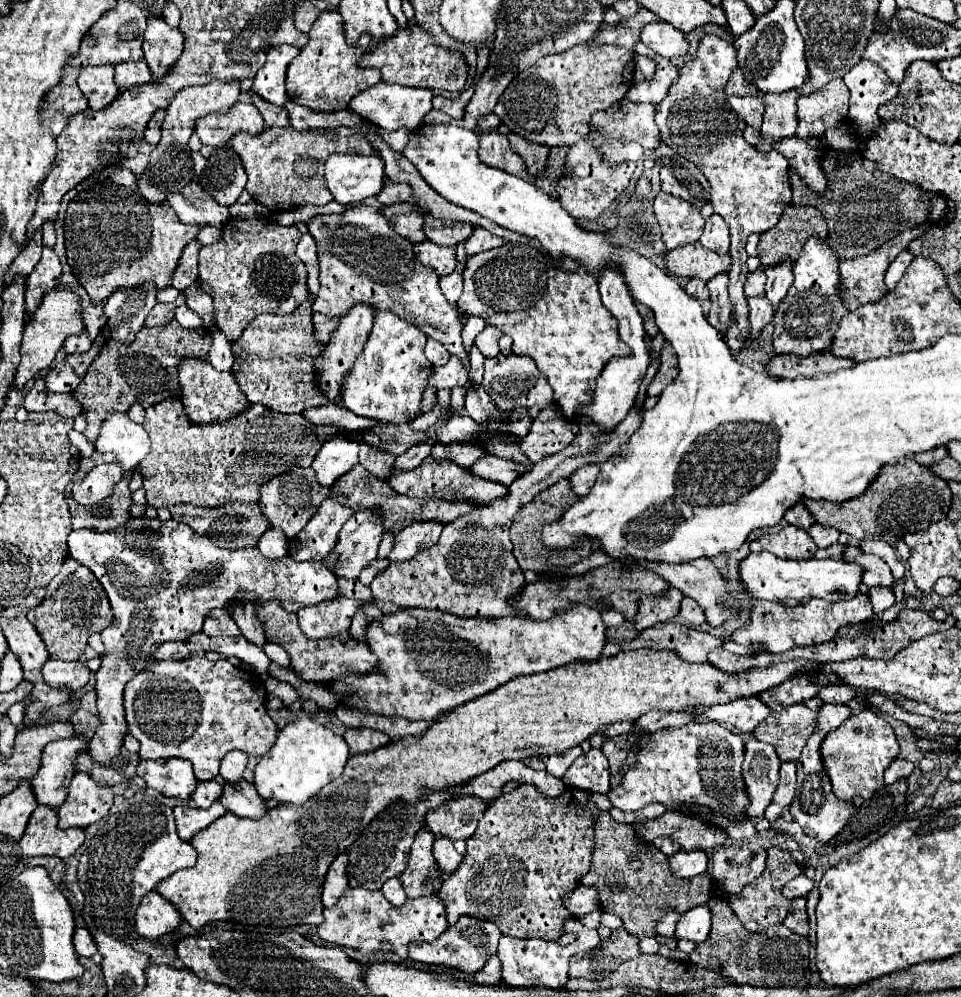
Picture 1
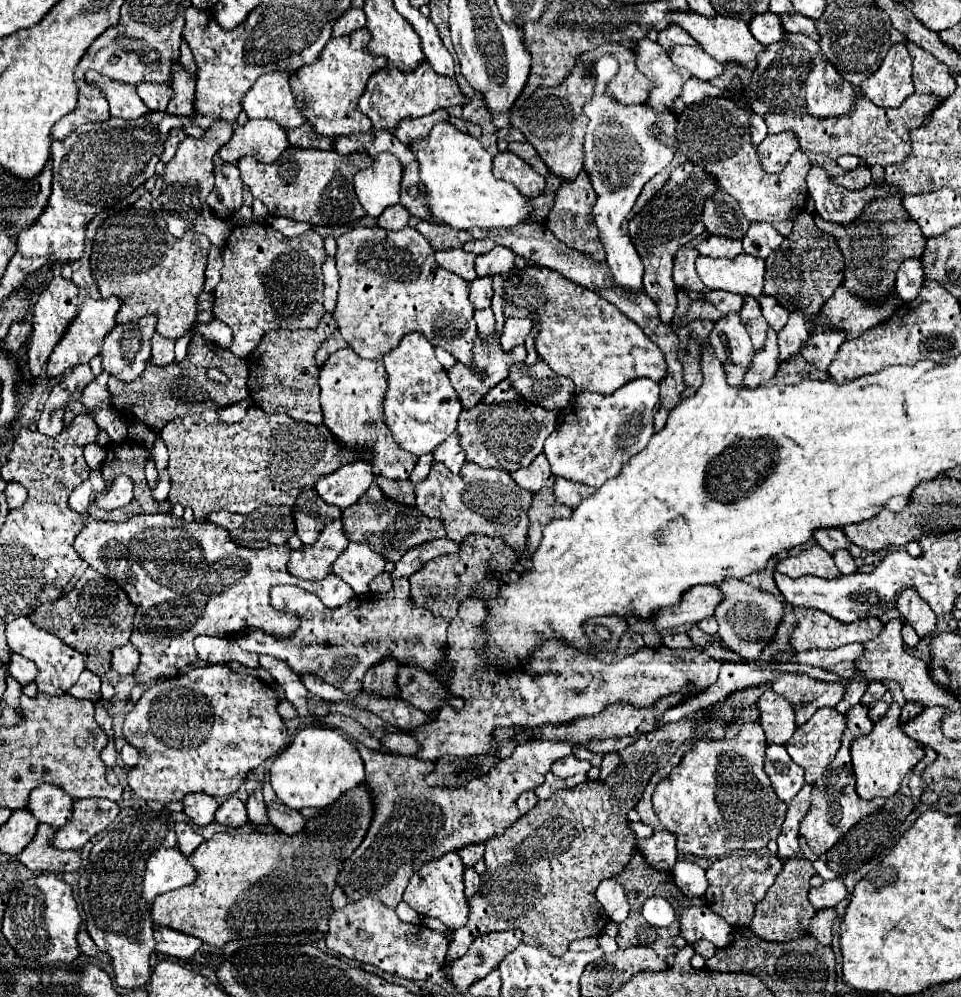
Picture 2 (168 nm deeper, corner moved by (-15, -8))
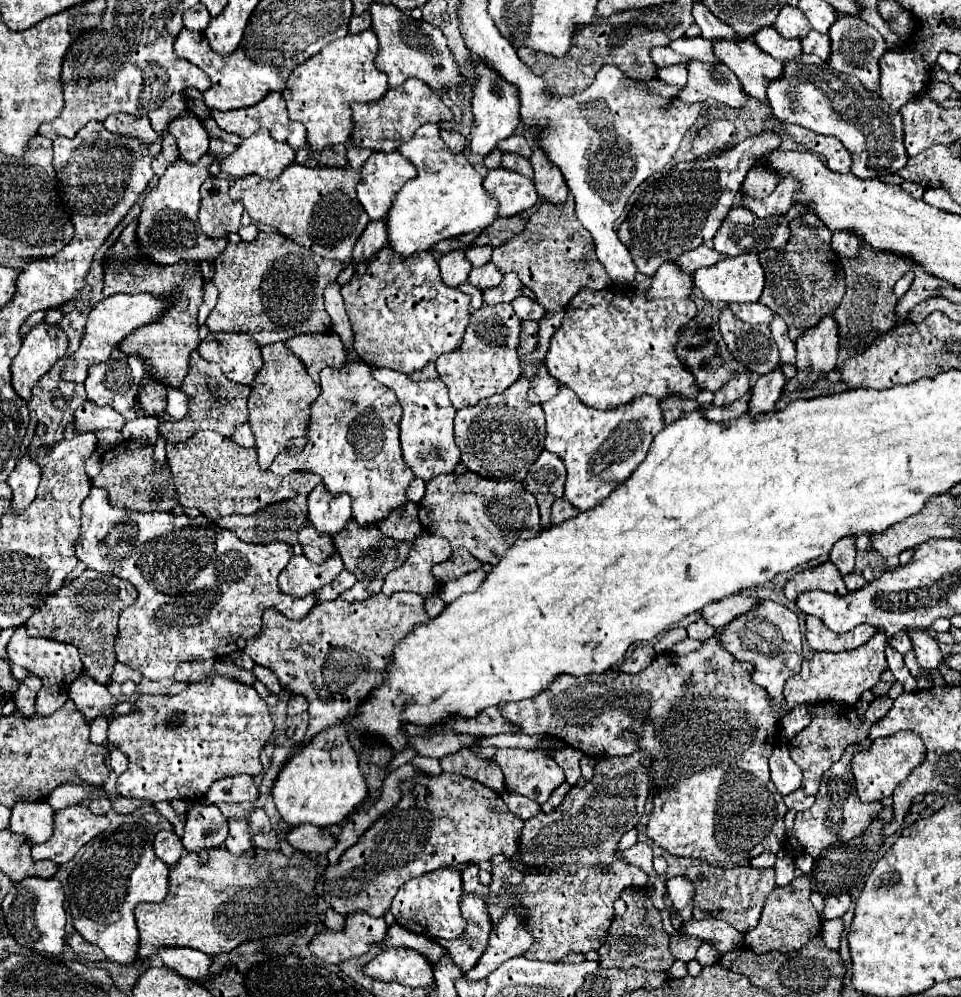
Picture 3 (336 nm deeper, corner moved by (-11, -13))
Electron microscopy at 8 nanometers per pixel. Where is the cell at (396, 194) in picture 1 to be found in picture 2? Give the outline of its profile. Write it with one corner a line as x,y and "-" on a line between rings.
398,203
398,205
388,207
388,211
384,211
384,215
380,215
376,225
382,229
398,231
398,229
404,229
408,225
408,219
410,219
408,211
404,211
404,207

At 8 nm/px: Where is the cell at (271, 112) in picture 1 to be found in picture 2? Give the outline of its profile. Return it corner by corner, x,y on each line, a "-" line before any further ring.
308,121
304,123
304,127
296,131
288,131
288,139
290,139
290,145
298,149
324,149
324,151
334,149
334,141
324,139
322,135
316,135
316,131
308,127

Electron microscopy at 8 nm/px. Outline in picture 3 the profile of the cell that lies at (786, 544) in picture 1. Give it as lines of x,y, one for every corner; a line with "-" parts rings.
824,562
820,566
806,568
784,584
784,596
788,600
794,600
796,594
804,592
804,590
824,590
824,592
832,592
832,594
848,592
844,586
842,574
838,572
838,568
832,562

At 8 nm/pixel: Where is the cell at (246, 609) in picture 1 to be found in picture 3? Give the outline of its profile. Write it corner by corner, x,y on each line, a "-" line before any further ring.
254,666
254,670
252,670
254,674
256,674
256,678
268,688
268,690
272,690
272,692
276,692
276,694
280,694
280,682
276,680
276,676
274,676
274,672
272,670
268,670
268,668
264,668
264,666

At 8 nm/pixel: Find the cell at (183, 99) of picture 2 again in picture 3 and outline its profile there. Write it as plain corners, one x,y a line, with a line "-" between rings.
190,108
188,112
182,112
176,120
172,120
172,124
168,124
168,132
178,142
180,158
196,162
202,154
208,152
208,132

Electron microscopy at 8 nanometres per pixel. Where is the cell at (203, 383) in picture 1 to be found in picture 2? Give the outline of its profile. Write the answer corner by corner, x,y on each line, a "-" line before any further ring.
248,401
246,403
236,403
236,405
226,407
226,409
220,409
218,415
226,423
240,423
240,419
244,419
244,415
246,415
246,409
248,409

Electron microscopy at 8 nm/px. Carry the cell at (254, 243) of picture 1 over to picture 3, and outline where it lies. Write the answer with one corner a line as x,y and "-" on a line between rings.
260,230
252,242
230,242
214,260
212,282
220,294
206,326
212,334
252,336
262,346
286,342
304,332
330,330
322,292
328,282
336,280
340,270
338,260
324,260
274,230

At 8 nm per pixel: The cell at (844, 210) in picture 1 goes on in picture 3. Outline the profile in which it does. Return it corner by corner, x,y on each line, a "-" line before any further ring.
860,244
860,252
856,254
856,258
842,258
842,268
846,274
846,294
834,312
834,318
840,328
838,366
846,358
866,350
872,344
874,336
880,336
896,326
898,298
894,296
892,288
896,280
912,266
912,260
892,256
892,252
872,252
872,248
868,248
866,244

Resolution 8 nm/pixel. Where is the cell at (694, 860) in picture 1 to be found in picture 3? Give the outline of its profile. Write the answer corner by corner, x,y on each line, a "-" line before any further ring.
674,876
668,880
668,896
672,900
672,904
678,908
678,916
672,918
674,928
680,928
680,922
690,920
692,918
692,880
688,880
686,876

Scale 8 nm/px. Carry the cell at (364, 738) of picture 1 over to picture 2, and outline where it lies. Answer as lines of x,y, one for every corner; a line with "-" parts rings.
404,731
384,735
382,745
398,755
416,755
420,751
420,743
416,739
412,739
410,733
404,733

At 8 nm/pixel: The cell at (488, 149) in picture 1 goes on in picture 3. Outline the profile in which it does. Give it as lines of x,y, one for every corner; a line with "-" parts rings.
502,166
488,172
488,176
484,178
484,188
498,200
498,216
520,214
524,210
530,210
538,200
536,186
530,178

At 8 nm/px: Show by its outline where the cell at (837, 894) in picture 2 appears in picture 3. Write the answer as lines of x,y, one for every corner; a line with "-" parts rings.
838,894
838,896
826,896
824,900
824,918
840,918
850,908
850,894

